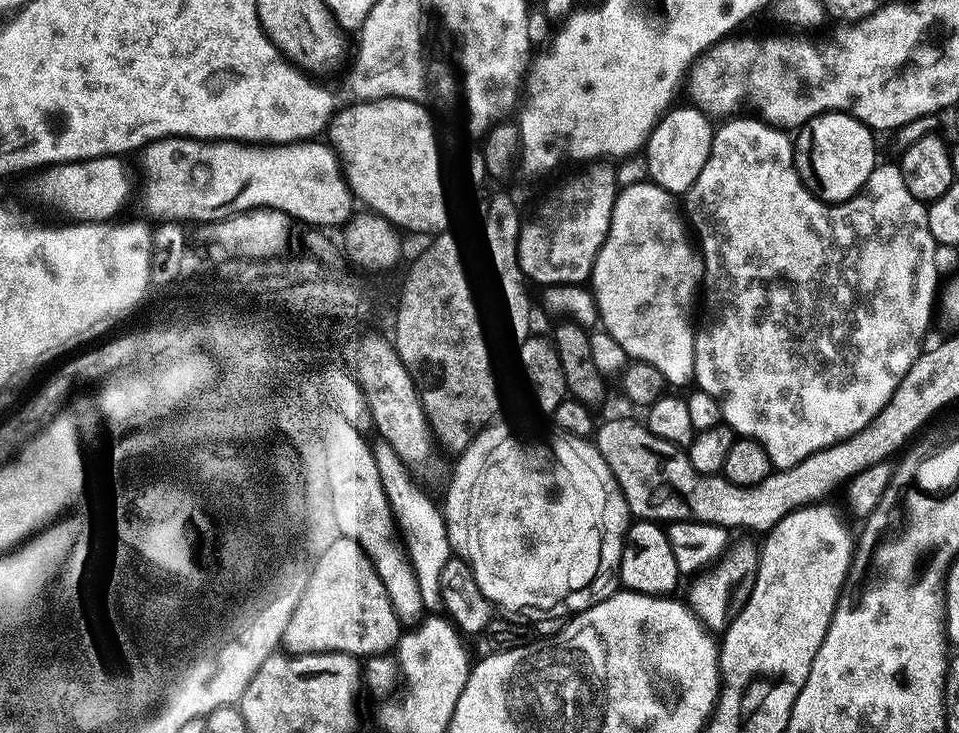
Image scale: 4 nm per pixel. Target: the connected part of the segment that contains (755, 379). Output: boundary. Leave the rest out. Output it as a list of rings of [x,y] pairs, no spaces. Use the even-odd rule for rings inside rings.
[[[741,118],[725,119],[723,123],[721,123],[724,125],[722,125],[721,128],[719,125],[719,127],[713,131],[712,153],[710,154],[710,158],[706,158],[706,166],[702,166],[702,174],[698,174],[698,182],[694,182],[694,186],[686,193],[686,200],[688,200],[688,212],[686,208],[686,216],[694,225],[695,235],[696,232],[700,235],[701,245],[699,244],[699,247],[702,249],[702,255],[704,257],[702,304],[708,307],[708,317],[705,318],[704,325],[699,325],[696,333],[696,349],[694,350],[694,370],[696,371],[696,378],[694,384],[699,391],[710,394],[722,406],[722,414],[724,415],[723,423],[731,426],[731,428],[736,431],[737,437],[745,440],[758,441],[766,450],[766,454],[770,454],[770,462],[772,463],[773,469],[779,470],[781,468],[794,466],[798,462],[802,462],[802,458],[806,458],[818,450],[828,448],[831,444],[837,444],[846,438],[850,438],[854,434],[858,434],[858,430],[866,427],[874,418],[874,414],[878,414],[878,410],[882,410],[882,406],[886,406],[886,402],[890,402],[890,394],[894,394],[898,382],[902,382],[902,378],[906,378],[906,370],[910,370],[910,366],[914,366],[914,362],[925,347],[924,335],[928,332],[928,323],[934,320],[934,305],[938,300],[938,280],[936,284],[936,251],[938,251],[938,245],[936,239],[930,234],[930,222],[928,221],[928,210],[925,201],[914,198],[914,194],[910,194],[910,190],[906,190],[906,178],[902,178],[899,163],[877,163],[875,170],[870,174],[870,178],[856,195],[849,198],[849,200],[844,200],[841,204],[825,204],[819,196],[815,196],[815,194],[810,191],[798,174],[794,155],[794,140],[791,135],[789,135],[787,131],[781,130],[759,118],[748,118],[752,120],[740,119]]]

